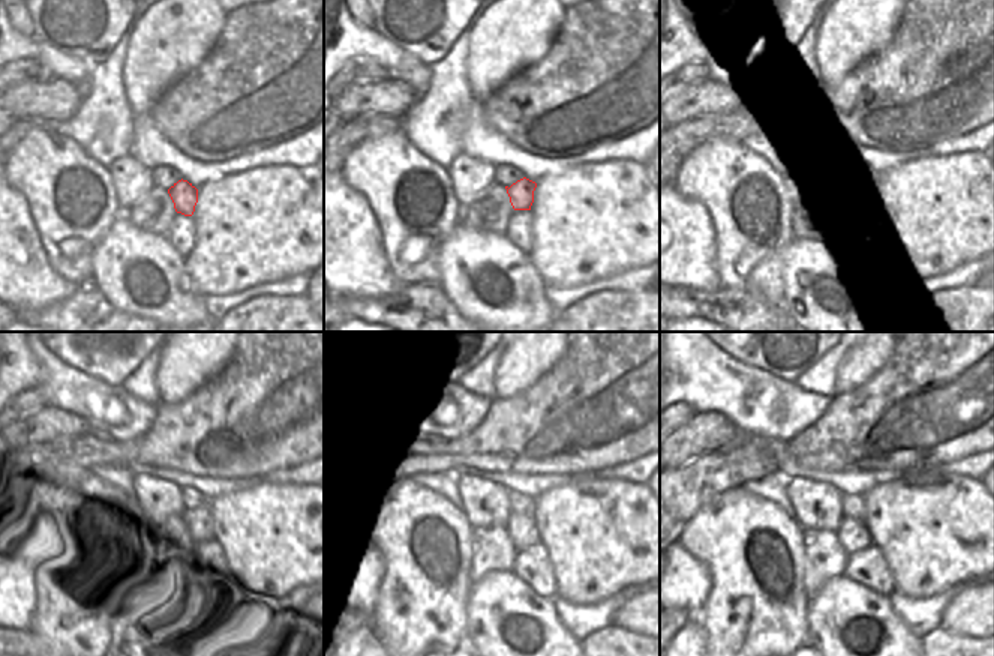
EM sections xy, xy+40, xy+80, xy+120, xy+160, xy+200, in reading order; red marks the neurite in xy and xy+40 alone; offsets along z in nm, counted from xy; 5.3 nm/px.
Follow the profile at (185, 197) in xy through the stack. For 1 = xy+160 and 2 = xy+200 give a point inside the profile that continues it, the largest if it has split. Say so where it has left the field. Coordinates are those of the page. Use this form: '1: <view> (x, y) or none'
1: xy+160 (522, 530)
2: xy+200 (852, 533)

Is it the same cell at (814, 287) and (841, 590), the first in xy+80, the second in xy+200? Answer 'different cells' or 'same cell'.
same cell

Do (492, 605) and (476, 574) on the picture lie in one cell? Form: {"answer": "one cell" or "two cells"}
{"answer": "two cells"}

